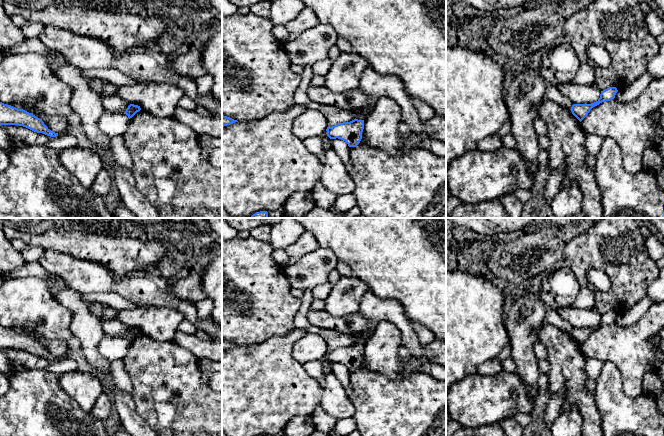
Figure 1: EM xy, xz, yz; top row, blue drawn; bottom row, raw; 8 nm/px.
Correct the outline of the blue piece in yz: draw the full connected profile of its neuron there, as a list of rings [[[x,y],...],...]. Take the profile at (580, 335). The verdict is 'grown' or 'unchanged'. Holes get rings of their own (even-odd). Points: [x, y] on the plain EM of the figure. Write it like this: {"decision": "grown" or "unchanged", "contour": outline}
{"decision": "unchanged", "contour": [[[609,311],[601,315],[600,322],[591,328],[573,328],[571,331],[572,338],[581,346],[590,336],[590,334],[602,326],[610,325],[615,322],[618,316],[616,311]]]}

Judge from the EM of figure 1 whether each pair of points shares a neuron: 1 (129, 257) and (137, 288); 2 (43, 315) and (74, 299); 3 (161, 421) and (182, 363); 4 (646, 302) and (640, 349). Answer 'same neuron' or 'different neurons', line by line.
1: different neurons
2: different neurons
3: same neuron
4: different neurons

